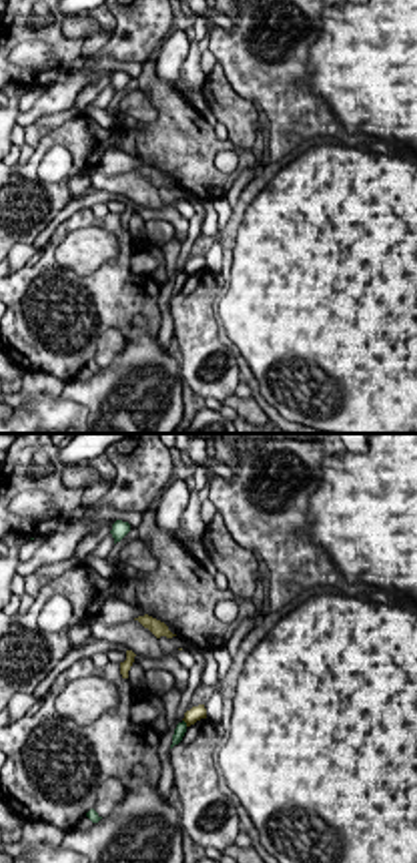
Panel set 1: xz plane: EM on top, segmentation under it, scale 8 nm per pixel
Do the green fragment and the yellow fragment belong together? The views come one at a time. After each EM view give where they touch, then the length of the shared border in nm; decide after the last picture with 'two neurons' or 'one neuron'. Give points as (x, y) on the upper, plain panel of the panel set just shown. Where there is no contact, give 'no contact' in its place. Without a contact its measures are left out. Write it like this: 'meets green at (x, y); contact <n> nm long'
meets green at (185, 273); contact 70 nm long

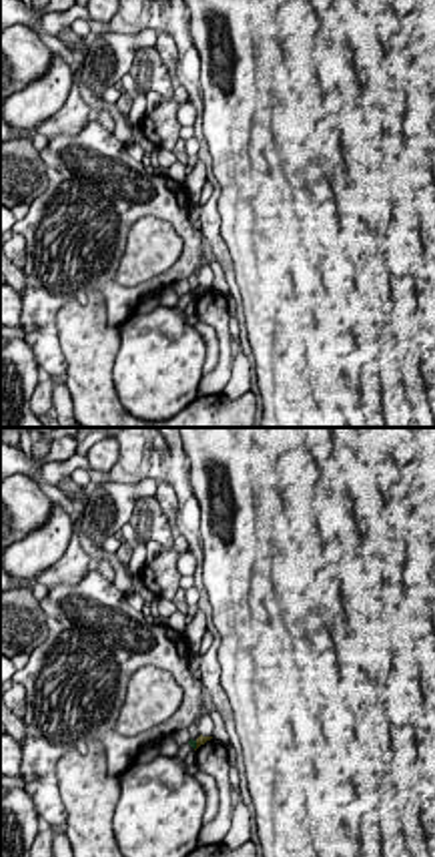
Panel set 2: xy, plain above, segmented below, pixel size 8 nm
meets green at (195, 296); contact 80 nm long

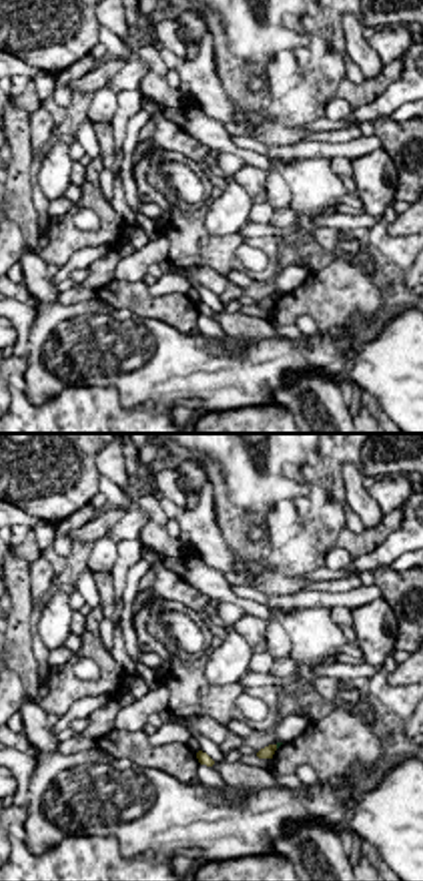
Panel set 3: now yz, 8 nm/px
no contact

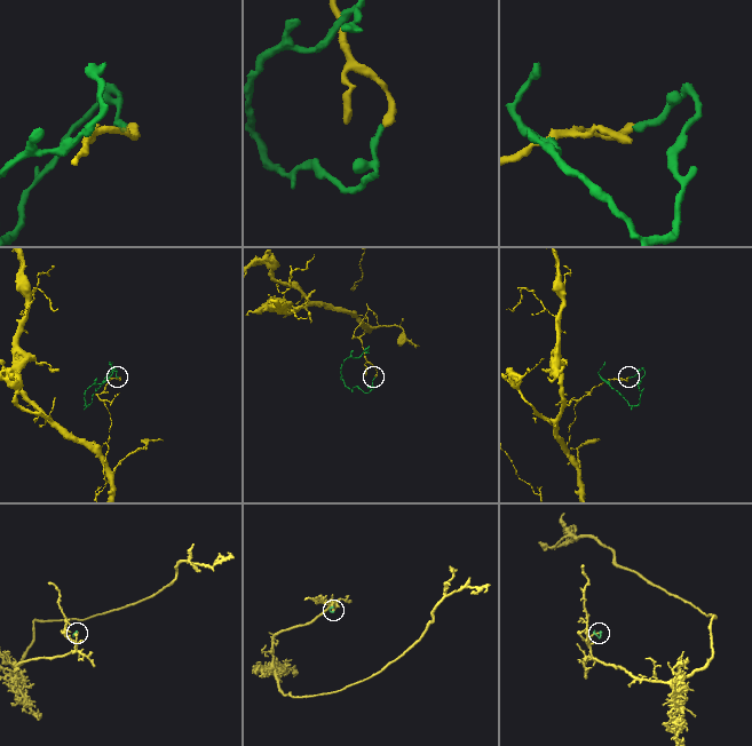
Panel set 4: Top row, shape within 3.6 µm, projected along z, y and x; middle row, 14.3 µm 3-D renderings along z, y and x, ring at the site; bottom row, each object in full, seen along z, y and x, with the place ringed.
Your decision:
two neurons

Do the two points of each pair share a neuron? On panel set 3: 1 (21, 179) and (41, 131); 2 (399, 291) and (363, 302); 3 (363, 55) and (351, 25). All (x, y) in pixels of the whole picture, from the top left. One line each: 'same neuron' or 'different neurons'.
1: different neurons
2: different neurons
3: same neuron

